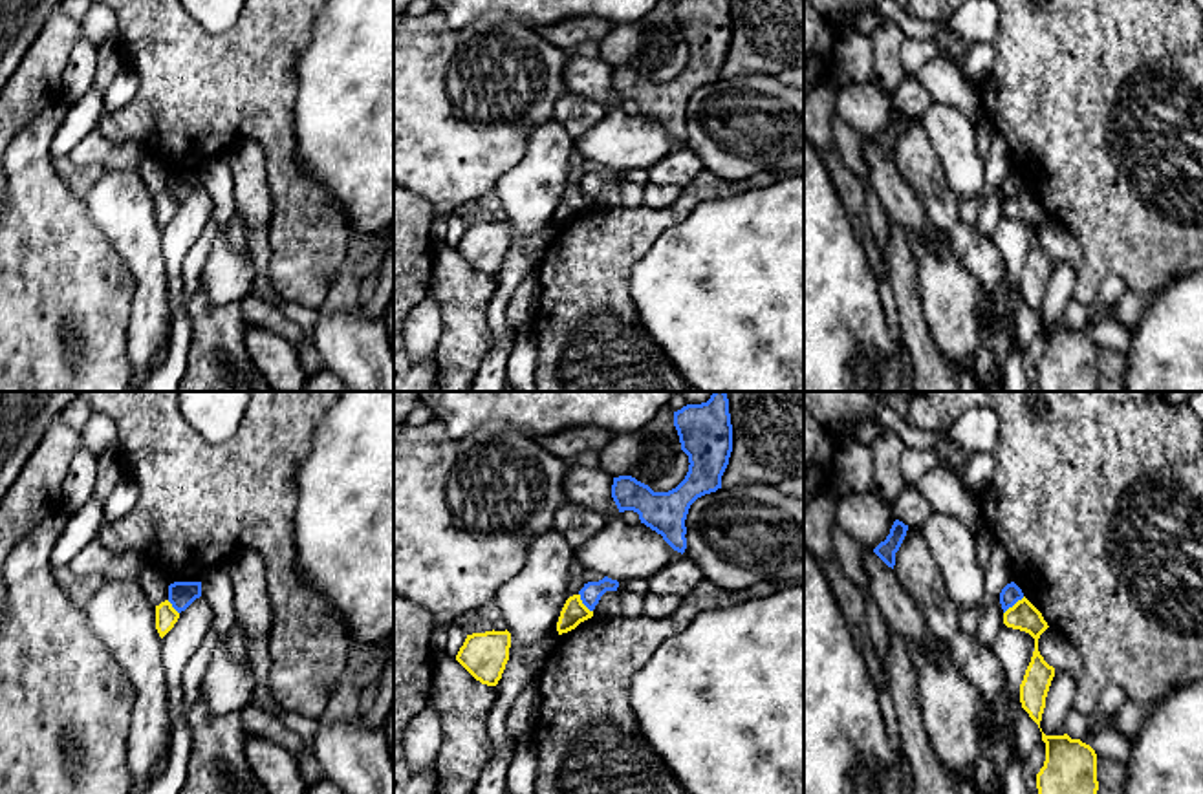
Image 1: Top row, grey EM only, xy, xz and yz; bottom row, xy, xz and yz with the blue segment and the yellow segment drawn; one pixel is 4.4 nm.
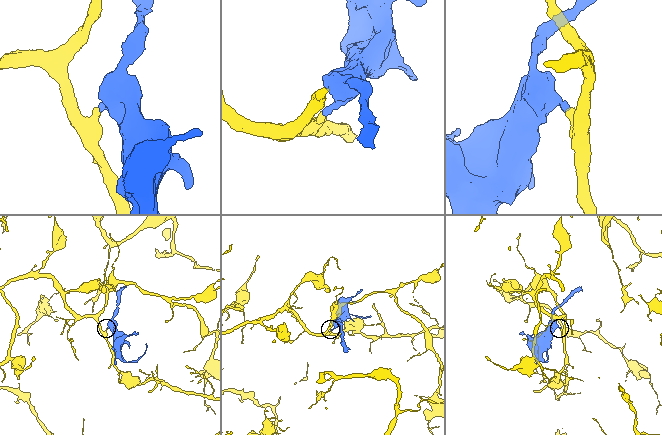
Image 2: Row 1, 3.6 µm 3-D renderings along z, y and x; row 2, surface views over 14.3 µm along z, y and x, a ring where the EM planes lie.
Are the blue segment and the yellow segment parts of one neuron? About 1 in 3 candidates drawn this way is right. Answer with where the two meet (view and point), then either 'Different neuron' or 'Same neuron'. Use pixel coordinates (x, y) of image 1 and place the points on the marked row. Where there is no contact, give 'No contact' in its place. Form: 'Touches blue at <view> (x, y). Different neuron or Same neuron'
Touches blue at yz (1013, 604). Different neuron

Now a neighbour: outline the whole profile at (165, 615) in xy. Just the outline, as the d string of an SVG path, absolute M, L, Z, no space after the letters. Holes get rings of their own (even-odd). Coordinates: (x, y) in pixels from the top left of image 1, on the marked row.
M168 600L156 606L156 629L163 638L178 622L179 613L172 607Z

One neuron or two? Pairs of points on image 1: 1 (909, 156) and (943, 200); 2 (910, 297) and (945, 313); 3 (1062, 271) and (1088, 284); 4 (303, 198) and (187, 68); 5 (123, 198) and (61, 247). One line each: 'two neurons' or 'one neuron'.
1: one neuron
2: two neurons
3: two neurons
4: one neuron
5: two neurons

